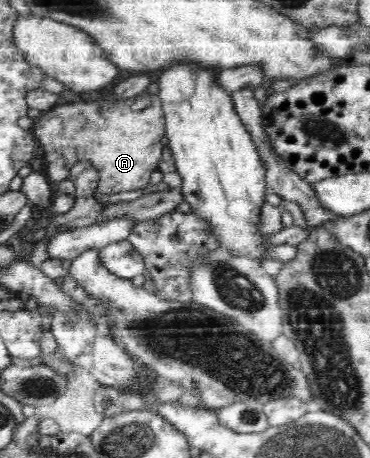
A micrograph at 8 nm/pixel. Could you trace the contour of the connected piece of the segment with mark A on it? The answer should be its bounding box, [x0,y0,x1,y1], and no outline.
[33,93,166,195]

